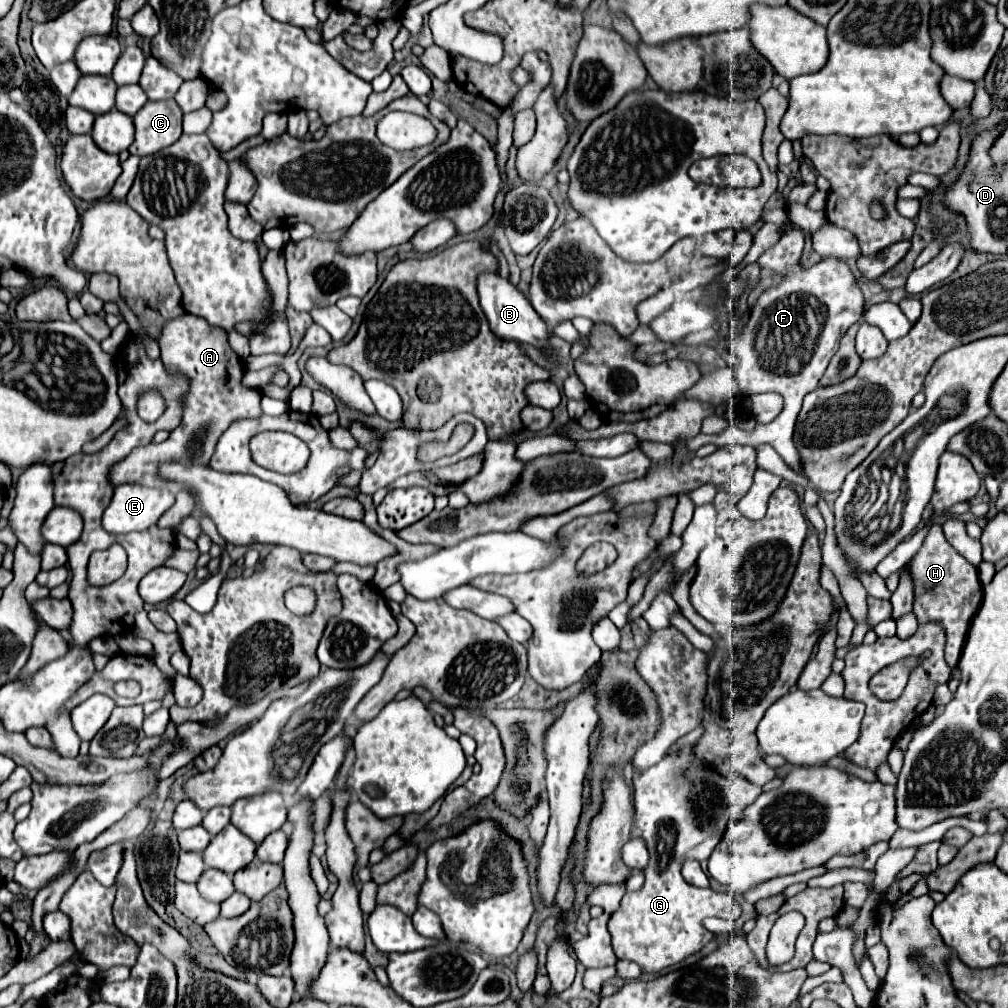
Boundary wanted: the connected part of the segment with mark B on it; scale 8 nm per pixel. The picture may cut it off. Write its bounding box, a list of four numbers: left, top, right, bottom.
[477,274,553,354]

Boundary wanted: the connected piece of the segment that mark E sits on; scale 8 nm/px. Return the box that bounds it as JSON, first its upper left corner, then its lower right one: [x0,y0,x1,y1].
[103,484,175,534]

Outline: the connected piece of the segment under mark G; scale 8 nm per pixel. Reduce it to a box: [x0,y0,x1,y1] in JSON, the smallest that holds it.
[609,746,761,974]

